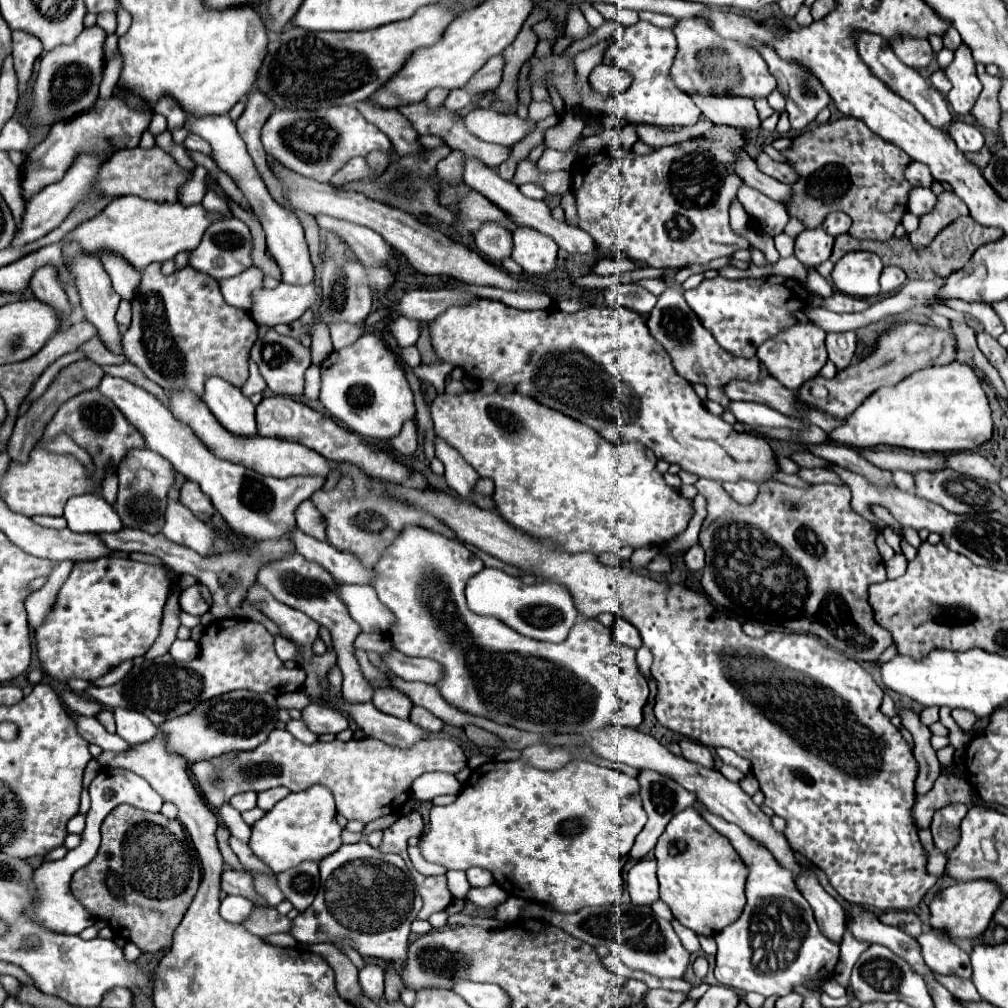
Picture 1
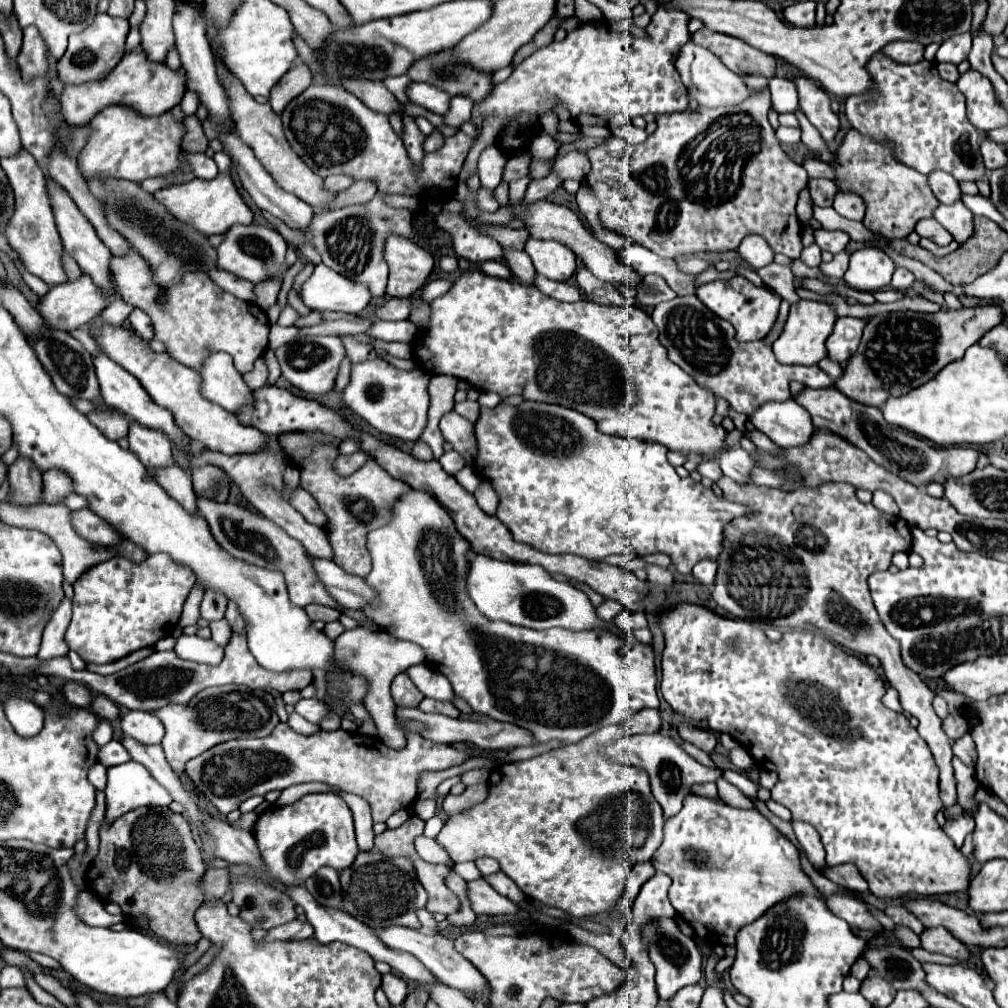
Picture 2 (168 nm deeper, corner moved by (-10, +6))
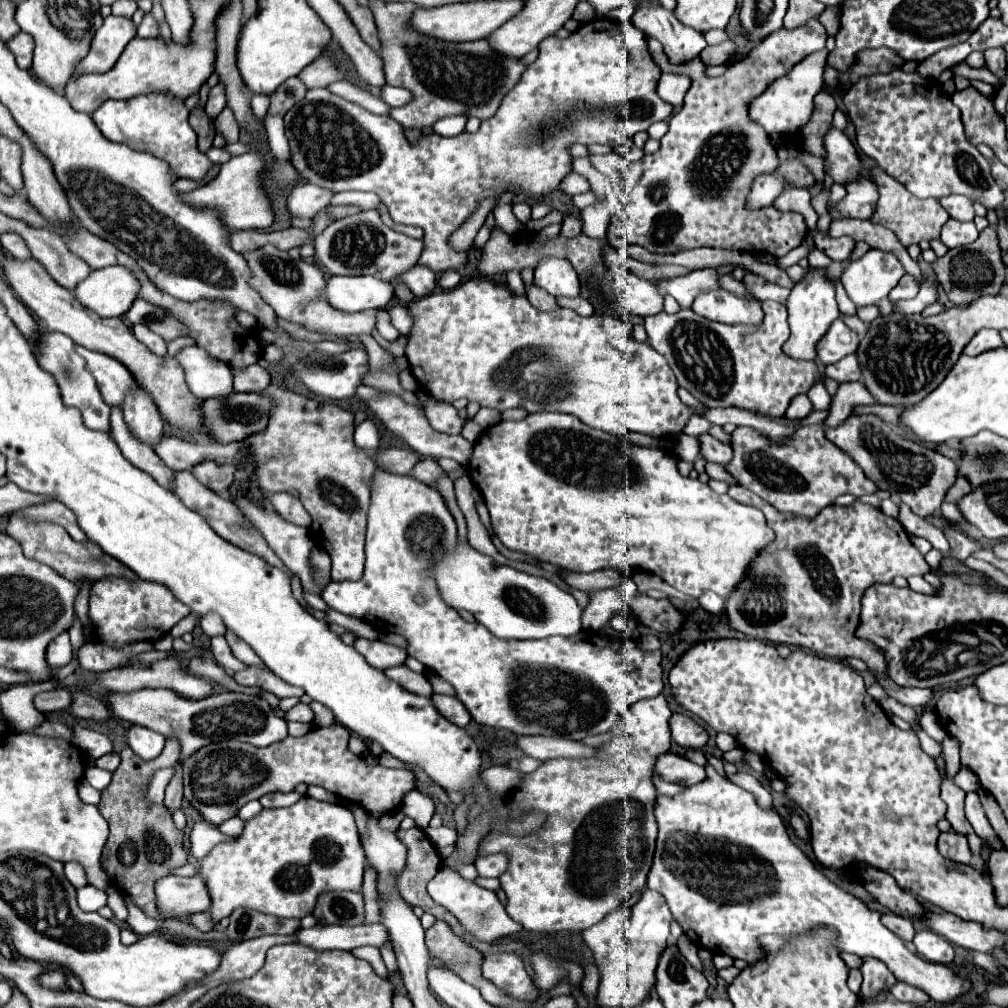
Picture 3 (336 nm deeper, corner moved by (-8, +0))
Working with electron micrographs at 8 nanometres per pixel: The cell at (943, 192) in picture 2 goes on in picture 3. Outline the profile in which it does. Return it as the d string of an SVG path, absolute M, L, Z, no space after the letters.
M948 195L948 197L942 197L940 199L940 205L948 211L948 215L952 219L958 219L958 221L972 221L974 219L974 207L972 207L972 201L964 195Z

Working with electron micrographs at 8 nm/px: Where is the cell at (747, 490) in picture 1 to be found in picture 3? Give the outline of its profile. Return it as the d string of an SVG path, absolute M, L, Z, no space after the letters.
M700 435L698 439L702 441L700 453L706 457L706 461L712 461L718 465L728 465L732 461L732 447L730 445L720 443L718 439L714 439L710 435Z

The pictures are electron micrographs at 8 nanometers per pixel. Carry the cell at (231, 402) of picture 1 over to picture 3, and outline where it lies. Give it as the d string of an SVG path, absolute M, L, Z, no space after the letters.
M198 345L184 347L176 359L184 367L186 383L198 399L222 399L234 391L230 367L220 363L206 349Z

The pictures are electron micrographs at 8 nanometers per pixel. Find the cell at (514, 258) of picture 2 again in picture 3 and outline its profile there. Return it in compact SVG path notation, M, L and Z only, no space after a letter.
M532 283L532 285L526 285L524 291L526 291L528 301L530 301L536 309L540 309L540 311L548 311L548 309L552 311L552 309L558 307L558 305L556 305L556 299L554 299L550 293L546 293L544 289L536 287L534 283Z

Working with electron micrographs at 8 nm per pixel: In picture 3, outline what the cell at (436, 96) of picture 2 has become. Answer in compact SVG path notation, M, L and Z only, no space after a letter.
M386 85L382 87L382 95L380 95L390 107L404 107L408 105L414 97L408 89L402 89L402 87L392 87L392 85Z

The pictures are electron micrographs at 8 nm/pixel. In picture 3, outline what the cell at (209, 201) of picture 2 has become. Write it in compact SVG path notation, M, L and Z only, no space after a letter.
M244 153L238 157L232 157L228 163L222 165L220 173L208 181L206 185L182 193L180 199L196 209L214 209L218 211L220 221L230 231L242 231L242 229L266 229L272 225L274 215L268 197L260 189L260 173L264 169L262 157L258 153Z

